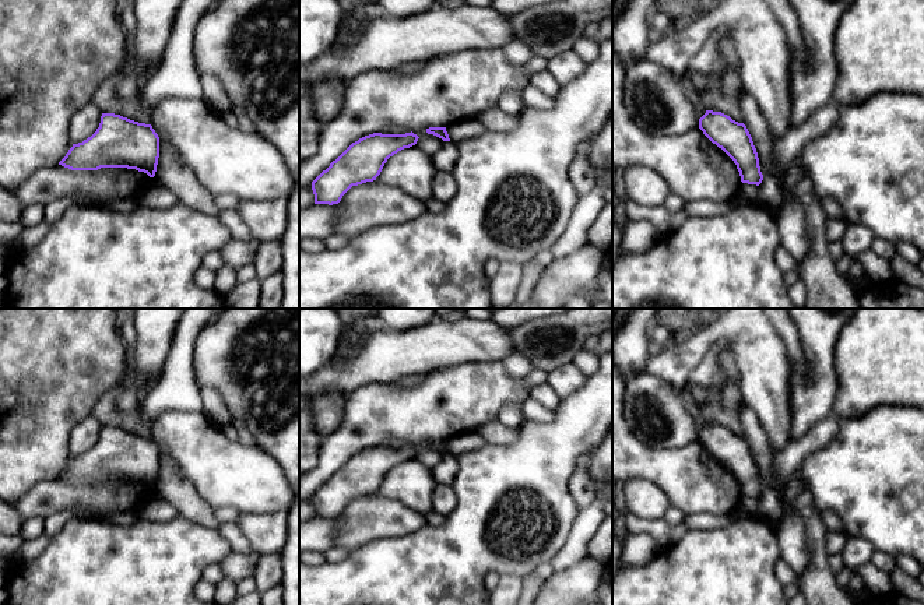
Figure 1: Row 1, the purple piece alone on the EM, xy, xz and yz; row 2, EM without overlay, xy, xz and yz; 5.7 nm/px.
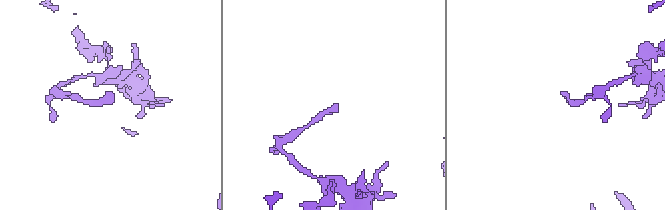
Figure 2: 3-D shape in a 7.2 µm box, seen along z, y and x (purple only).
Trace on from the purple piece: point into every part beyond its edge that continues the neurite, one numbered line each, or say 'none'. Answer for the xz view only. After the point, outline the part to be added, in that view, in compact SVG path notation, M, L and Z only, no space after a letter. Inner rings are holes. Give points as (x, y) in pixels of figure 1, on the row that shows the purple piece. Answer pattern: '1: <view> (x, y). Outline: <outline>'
none

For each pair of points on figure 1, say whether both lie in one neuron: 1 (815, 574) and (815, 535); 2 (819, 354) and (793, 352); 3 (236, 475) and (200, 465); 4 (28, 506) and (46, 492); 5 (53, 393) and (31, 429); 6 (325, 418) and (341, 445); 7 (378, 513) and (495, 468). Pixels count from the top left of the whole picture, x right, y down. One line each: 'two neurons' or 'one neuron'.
1: one neuron
2: two neurons
3: one neuron
4: one neuron
5: one neuron
6: two neurons
7: two neurons

